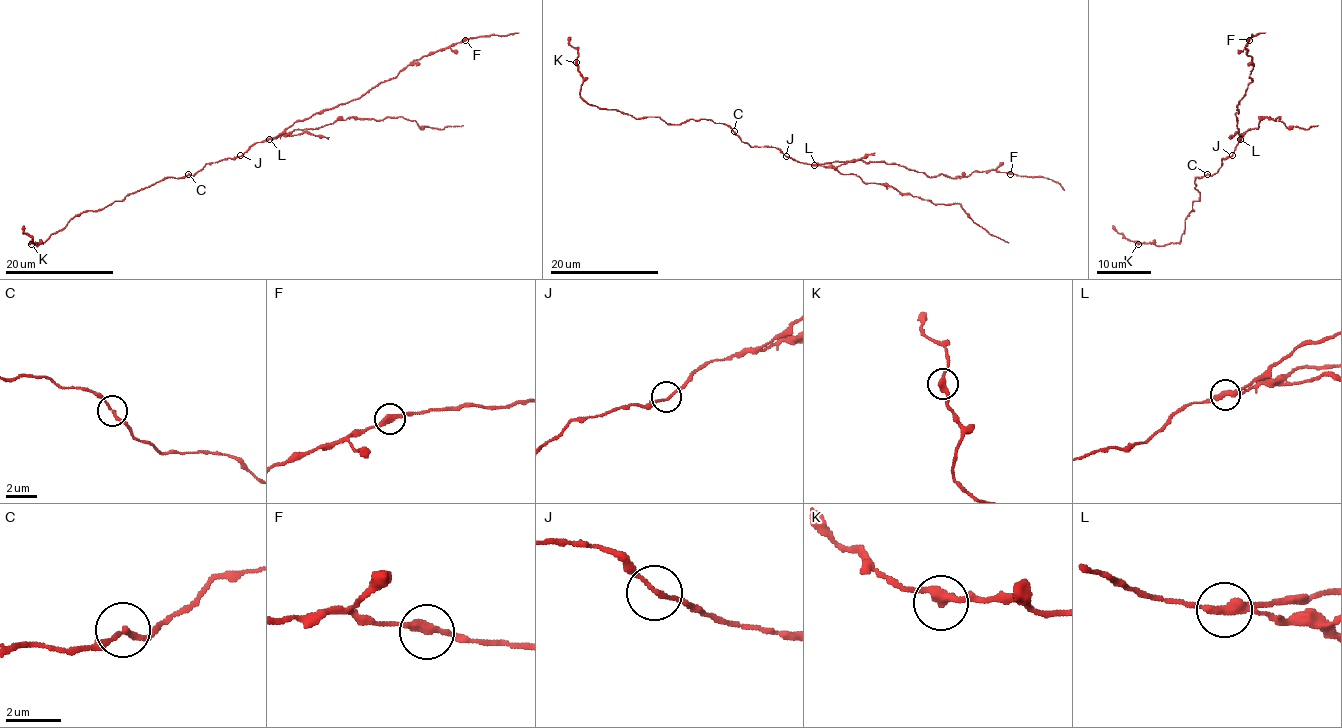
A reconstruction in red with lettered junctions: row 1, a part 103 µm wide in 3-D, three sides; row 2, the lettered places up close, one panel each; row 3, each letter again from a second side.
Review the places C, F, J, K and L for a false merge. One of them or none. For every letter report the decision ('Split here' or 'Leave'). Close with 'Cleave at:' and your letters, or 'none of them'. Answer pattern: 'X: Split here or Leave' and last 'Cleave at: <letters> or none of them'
C: Leave
F: Leave
J: Leave
K: Leave
L: Split here
Cleave at: L

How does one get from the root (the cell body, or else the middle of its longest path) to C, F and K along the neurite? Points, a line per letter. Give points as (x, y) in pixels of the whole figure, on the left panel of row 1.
C: (241, 155), (209, 162), (192, 176), (188, 174)
F: (241, 155), (258, 142), (274, 139), (294, 122), (357, 99), (382, 82), (392, 79), (416, 60), (465, 40)
K: (241, 155), (209, 162), (192, 176), (163, 178), (103, 208), (77, 214), (43, 242), (31, 244)

